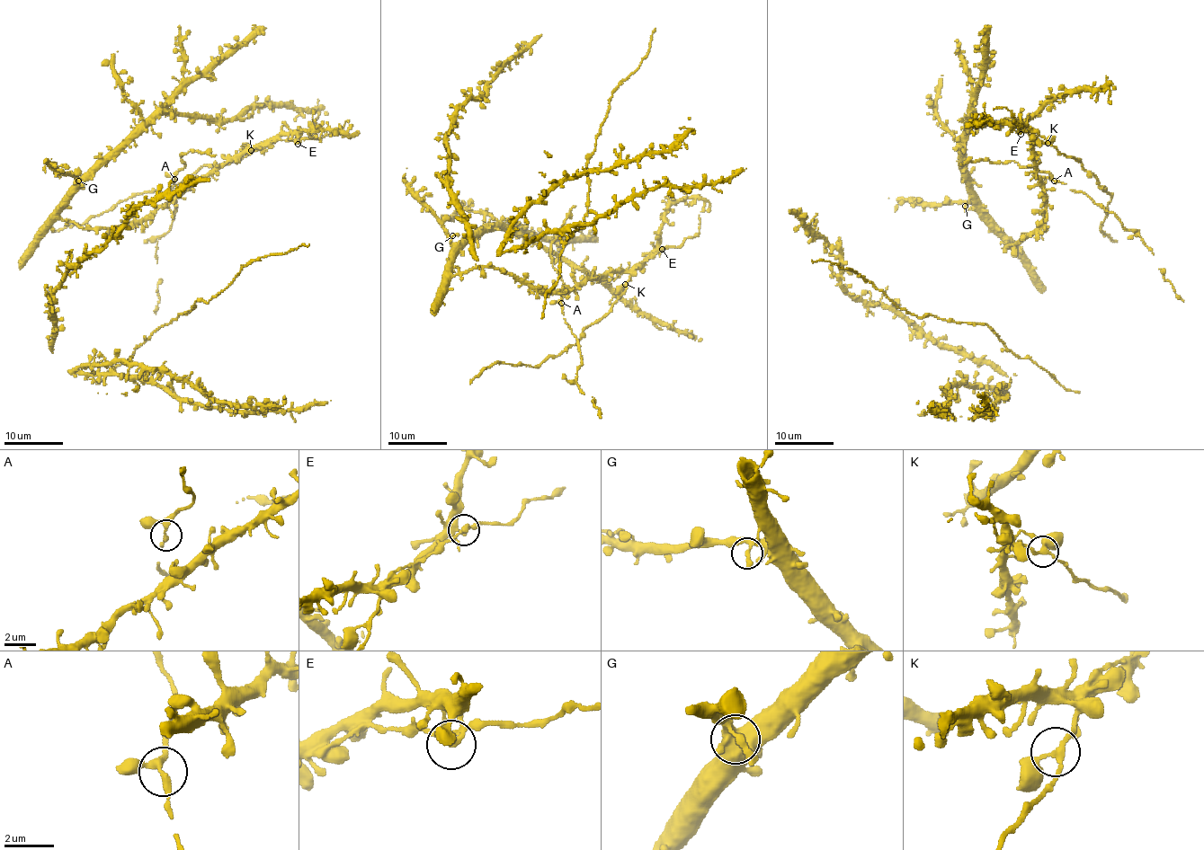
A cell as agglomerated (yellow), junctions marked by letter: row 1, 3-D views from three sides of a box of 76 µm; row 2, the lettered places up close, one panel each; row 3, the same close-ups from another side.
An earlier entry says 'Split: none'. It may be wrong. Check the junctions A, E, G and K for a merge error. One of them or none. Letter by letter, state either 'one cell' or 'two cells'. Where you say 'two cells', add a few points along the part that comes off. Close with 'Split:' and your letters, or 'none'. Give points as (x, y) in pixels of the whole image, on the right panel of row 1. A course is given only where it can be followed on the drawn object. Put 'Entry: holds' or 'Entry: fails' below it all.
A: one cell
E: one cell
G: one cell
K: one cell
Split: none
Entry: holds

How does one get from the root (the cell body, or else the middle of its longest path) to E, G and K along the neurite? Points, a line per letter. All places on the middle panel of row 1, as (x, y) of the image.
E: (484, 267), (498, 268), (538, 290), (563, 295), (588, 279), (632, 270), (662, 249)
G: (484, 267), (473, 267), (466, 273), (451, 273), (448, 259), (453, 246), (452, 235)
K: (484, 267), (503, 270), (538, 290), (563, 295), (588, 279), (616, 271), (630, 274), (625, 284)

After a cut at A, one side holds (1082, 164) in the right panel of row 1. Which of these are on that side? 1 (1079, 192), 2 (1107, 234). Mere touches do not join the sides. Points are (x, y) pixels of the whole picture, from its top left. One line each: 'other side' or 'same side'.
1: other side
2: same side

